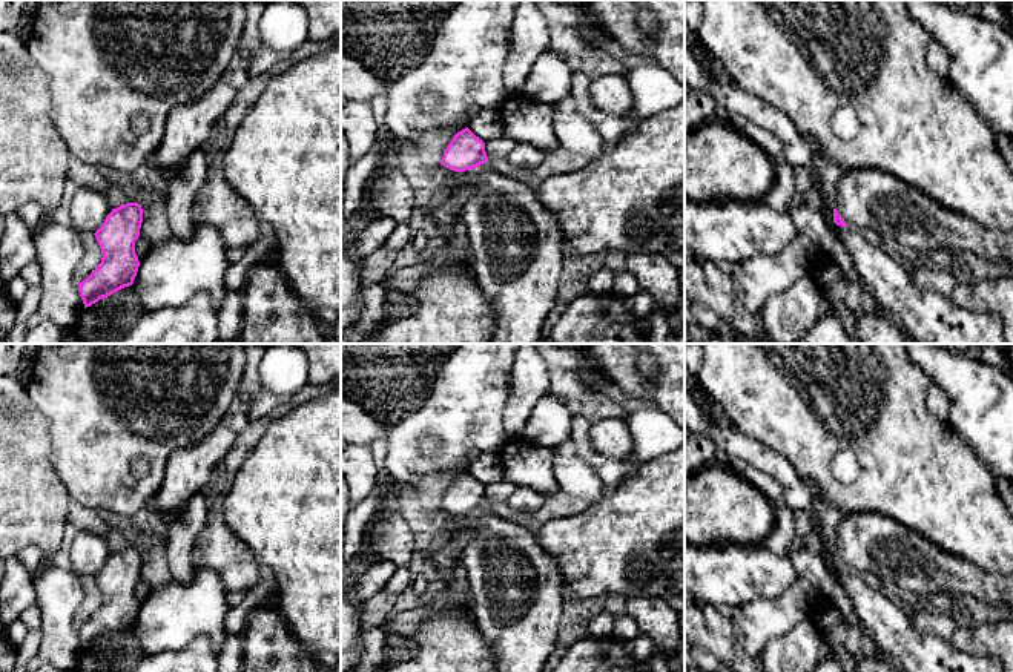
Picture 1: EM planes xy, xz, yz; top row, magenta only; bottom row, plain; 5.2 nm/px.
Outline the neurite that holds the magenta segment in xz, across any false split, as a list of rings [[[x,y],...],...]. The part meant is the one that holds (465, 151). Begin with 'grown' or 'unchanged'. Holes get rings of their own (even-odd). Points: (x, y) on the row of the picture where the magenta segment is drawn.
grown; [[[468,127],[447,146],[441,166],[465,172],[477,169],[473,195],[460,210],[471,250],[471,272],[493,304],[494,330],[490,344],[542,344],[543,322],[557,302],[565,242],[557,219],[525,183],[487,166],[485,143]]]

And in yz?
grown; [[[852,169],[836,183],[833,222],[858,232],[870,229],[883,239],[895,241],[906,253],[947,250],[958,259],[972,258],[985,264],[1013,265],[1013,230],[990,229],[949,210],[913,186],[879,169]]]

